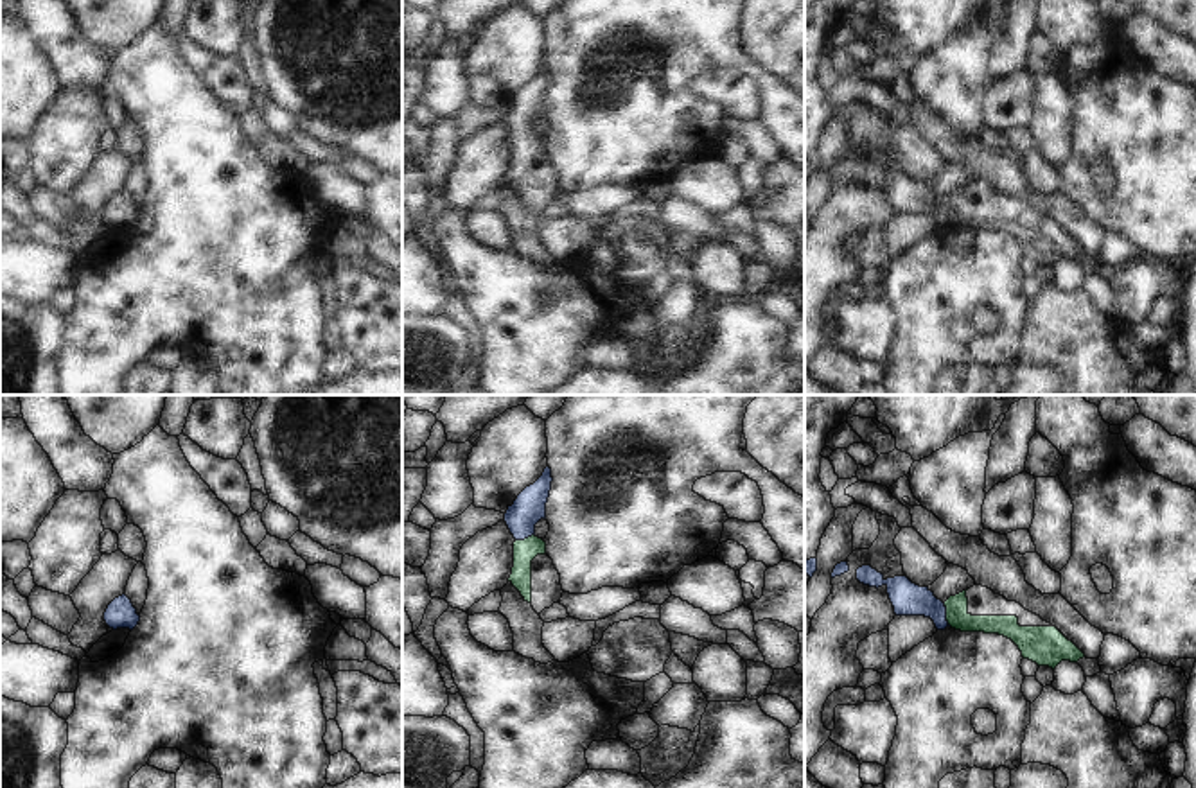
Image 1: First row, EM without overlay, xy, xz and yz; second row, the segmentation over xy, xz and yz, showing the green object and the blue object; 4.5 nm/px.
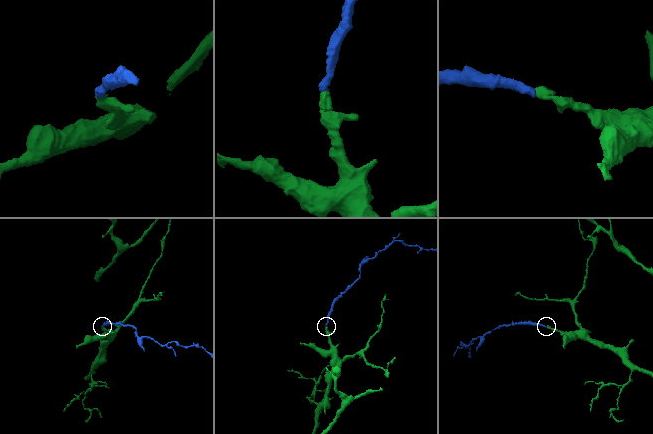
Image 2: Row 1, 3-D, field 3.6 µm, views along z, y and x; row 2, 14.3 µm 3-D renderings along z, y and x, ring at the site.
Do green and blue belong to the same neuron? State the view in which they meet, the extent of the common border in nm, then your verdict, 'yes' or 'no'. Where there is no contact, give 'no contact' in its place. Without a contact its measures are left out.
meets green in yz; contact 110 nm long; yes

